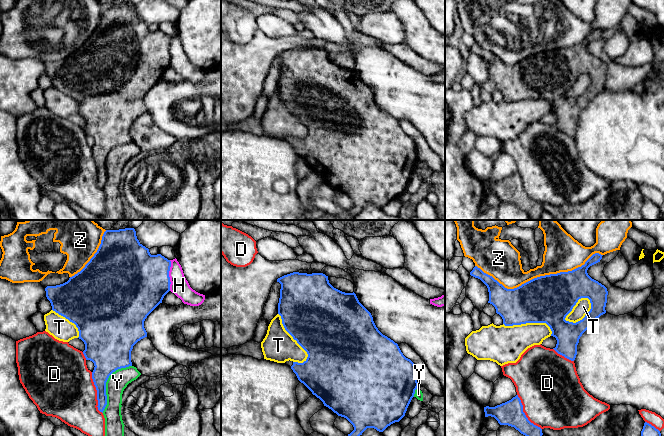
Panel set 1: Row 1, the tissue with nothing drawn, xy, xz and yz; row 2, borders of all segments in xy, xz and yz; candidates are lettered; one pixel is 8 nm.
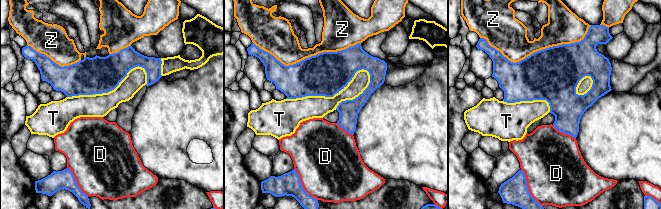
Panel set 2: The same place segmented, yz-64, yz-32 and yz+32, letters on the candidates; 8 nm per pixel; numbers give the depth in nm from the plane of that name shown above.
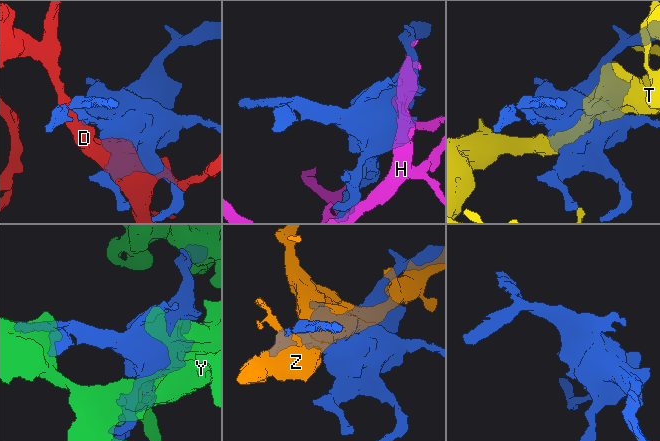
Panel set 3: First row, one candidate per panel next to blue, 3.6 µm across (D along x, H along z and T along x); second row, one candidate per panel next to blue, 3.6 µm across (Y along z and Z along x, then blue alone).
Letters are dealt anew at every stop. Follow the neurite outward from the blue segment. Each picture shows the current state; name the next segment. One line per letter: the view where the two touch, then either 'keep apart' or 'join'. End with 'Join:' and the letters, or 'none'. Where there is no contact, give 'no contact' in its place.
D: meets blue in xy; keep apart
H: meets blue in xy; keep apart
T: meets blue in yz; keep apart
Y: meets blue in xy; keep apart
Z: meets blue in yz; keep apart
Join: none

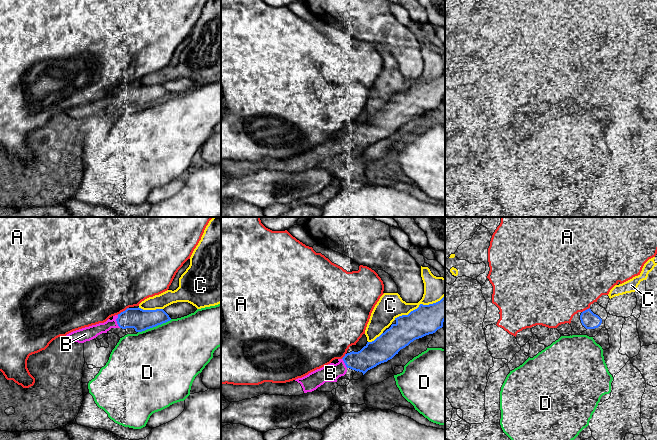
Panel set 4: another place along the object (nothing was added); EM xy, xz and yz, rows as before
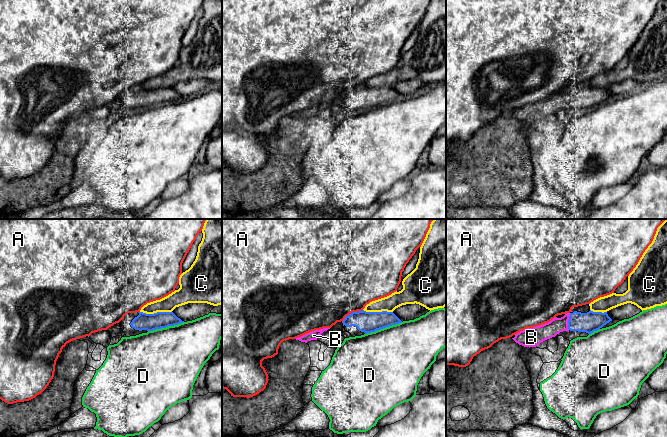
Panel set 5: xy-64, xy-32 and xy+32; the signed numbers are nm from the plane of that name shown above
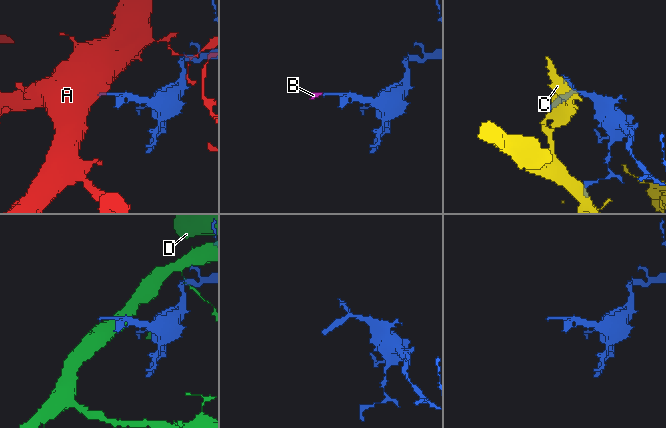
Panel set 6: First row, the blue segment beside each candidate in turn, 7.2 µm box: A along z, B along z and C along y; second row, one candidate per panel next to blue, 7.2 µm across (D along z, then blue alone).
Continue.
A: meets blue in xy; keep apart
B: meets blue in xy; join
C: meets blue in xz; keep apart
D: meets blue in xy; keep apart
Join: B

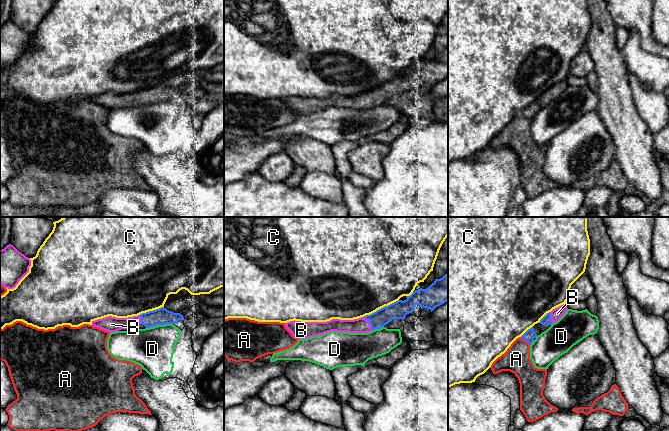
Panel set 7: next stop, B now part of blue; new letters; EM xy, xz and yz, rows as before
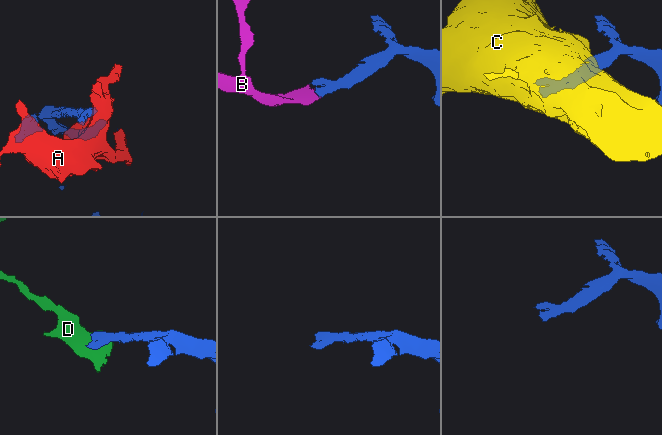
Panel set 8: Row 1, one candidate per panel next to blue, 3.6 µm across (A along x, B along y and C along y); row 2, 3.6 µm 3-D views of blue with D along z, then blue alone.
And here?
A: meets blue in yz; keep apart
B: meets blue in xz; join
C: meets blue in xz; keep apart
D: meets blue in xy; keep apart
Join: B

